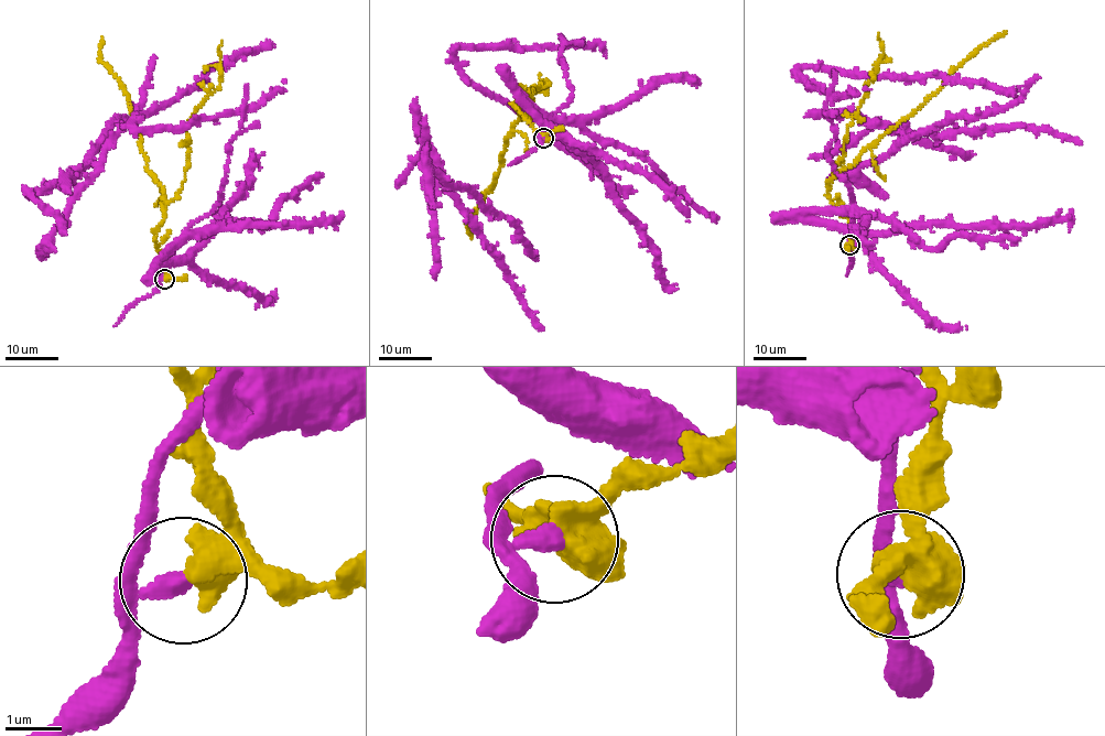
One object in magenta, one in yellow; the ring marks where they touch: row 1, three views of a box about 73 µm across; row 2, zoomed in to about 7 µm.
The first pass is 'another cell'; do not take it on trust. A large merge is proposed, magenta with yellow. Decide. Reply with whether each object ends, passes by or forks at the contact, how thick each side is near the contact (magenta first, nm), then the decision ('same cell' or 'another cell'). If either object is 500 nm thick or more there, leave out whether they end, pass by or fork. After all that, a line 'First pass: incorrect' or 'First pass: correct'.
magenta ends | yellow passes by | 320/480 nm | another cell
First pass: correct

